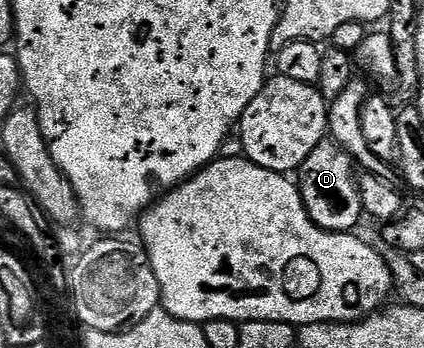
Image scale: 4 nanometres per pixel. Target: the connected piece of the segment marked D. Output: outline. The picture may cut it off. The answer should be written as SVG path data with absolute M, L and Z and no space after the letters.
M326 138L303 160L300 170L296 171L297 189L311 216L311 220L324 231L333 233L352 233L364 210L357 186L357 170L352 157L337 142Z

